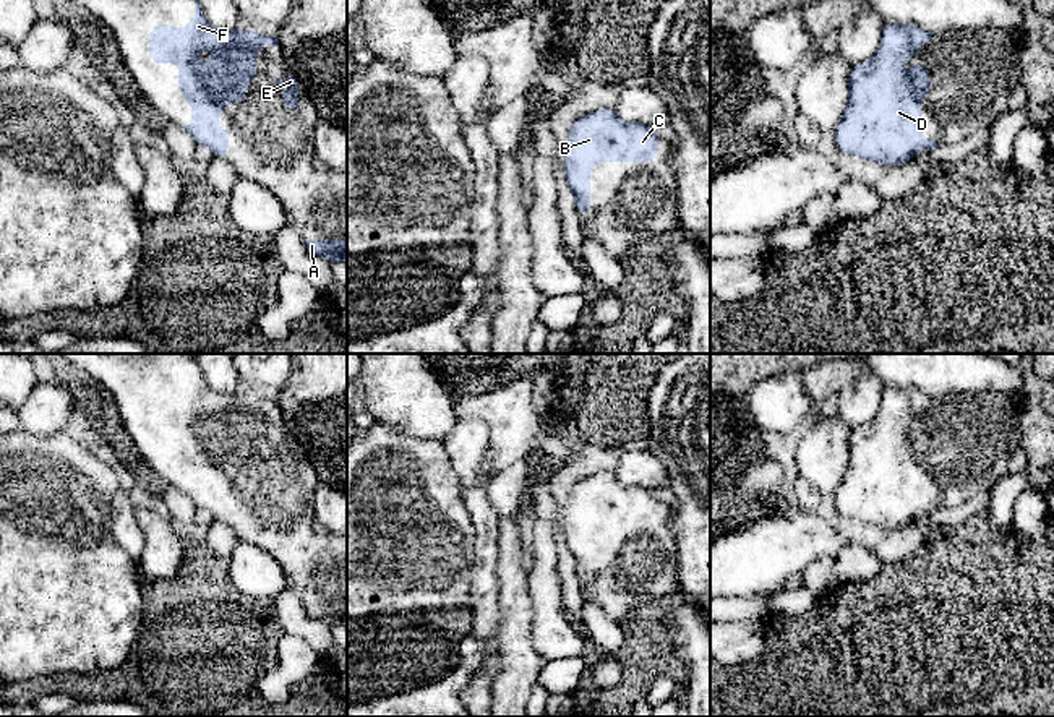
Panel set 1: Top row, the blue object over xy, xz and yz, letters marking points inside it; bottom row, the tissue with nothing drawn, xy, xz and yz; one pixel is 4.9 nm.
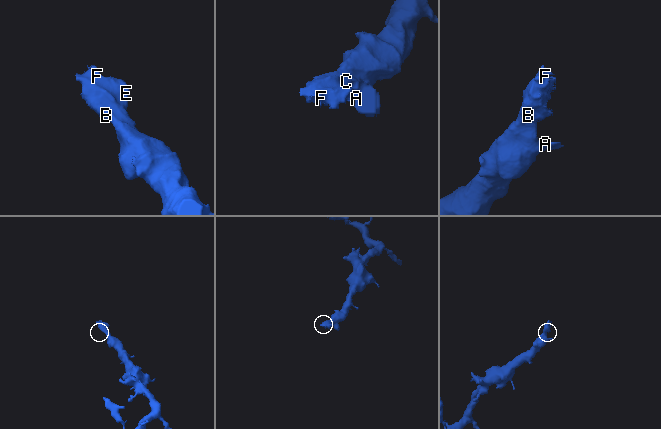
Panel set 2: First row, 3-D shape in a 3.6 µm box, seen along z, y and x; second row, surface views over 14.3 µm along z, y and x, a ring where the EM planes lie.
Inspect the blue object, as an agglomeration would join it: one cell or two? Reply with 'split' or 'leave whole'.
leave whole

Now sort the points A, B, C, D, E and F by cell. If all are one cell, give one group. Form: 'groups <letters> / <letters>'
groups A B C D E F

